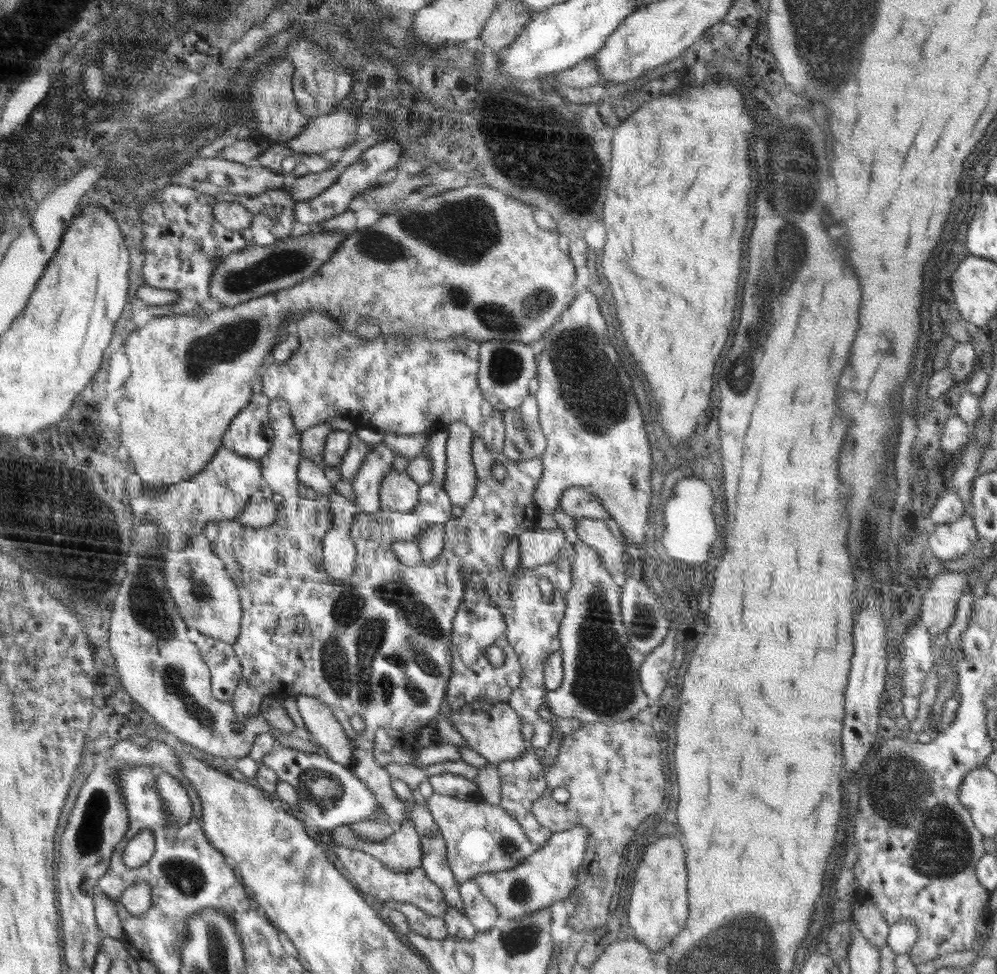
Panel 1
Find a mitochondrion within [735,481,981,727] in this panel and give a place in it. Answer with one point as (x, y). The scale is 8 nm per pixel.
(870, 548)

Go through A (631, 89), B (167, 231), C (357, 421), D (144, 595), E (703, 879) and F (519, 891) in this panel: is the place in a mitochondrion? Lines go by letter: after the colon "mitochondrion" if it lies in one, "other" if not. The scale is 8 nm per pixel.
A: other
B: other
C: other
D: mitochondrion
E: other
F: mitochondrion

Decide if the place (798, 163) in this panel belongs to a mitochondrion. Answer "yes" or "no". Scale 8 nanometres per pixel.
yes

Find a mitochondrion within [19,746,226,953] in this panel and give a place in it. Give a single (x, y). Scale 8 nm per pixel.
(89, 836)

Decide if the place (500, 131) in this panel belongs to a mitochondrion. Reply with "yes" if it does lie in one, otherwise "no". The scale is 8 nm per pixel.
yes

